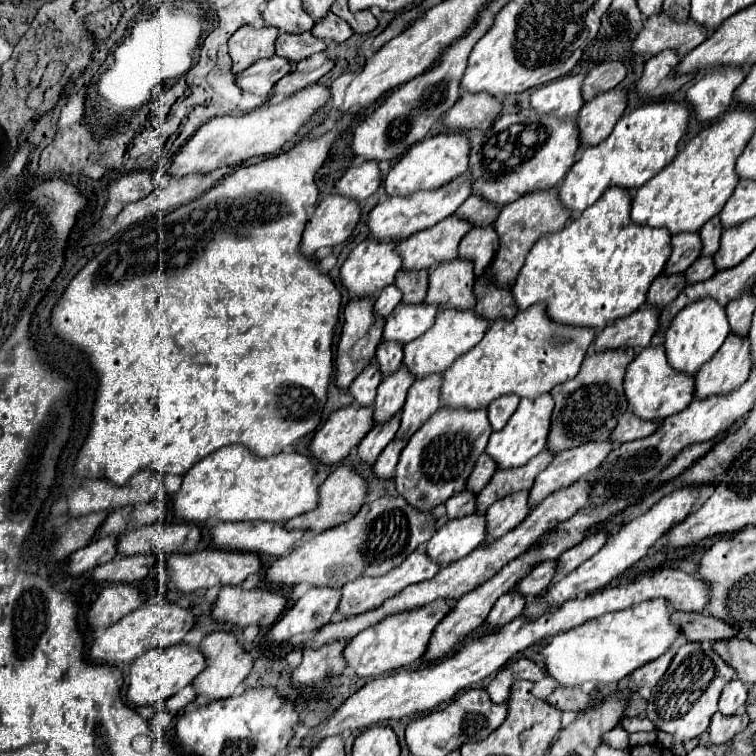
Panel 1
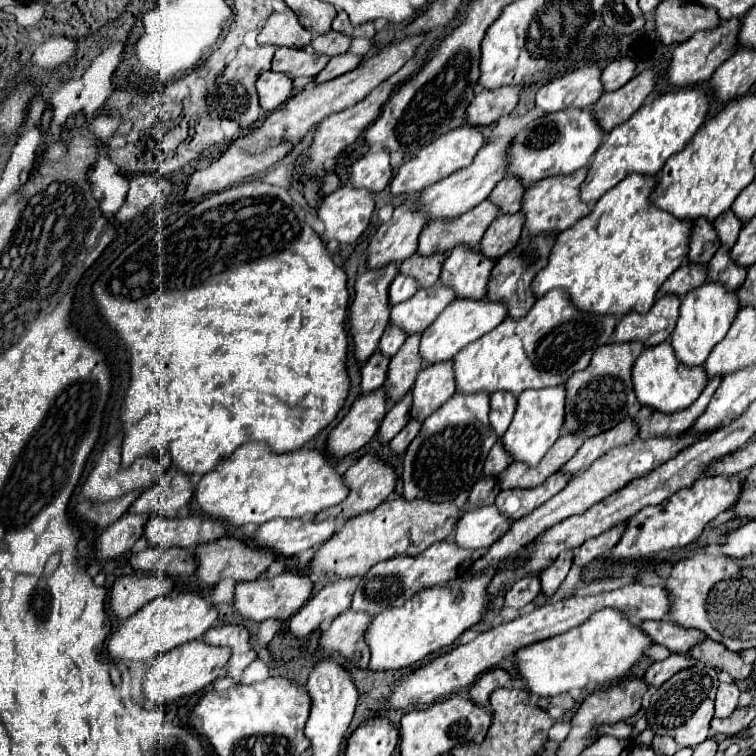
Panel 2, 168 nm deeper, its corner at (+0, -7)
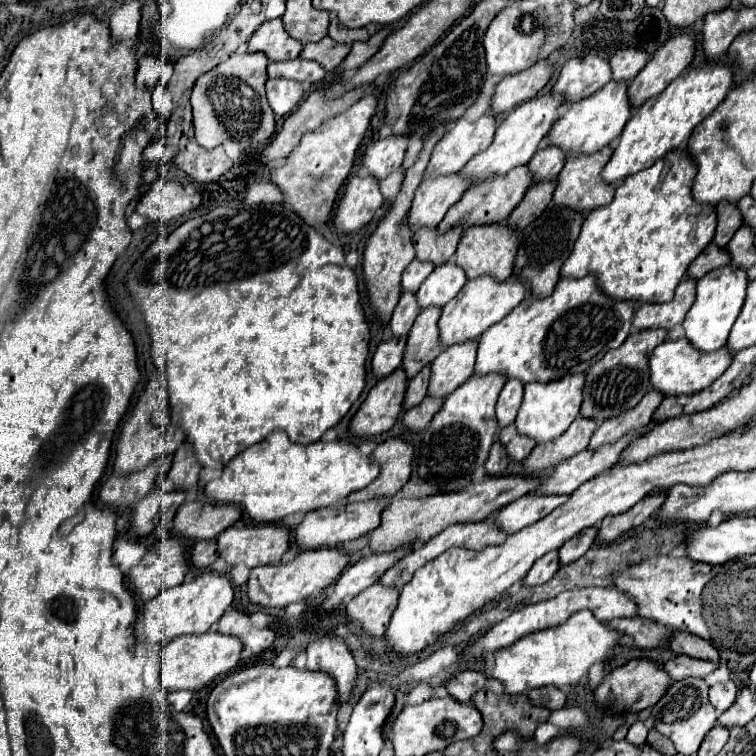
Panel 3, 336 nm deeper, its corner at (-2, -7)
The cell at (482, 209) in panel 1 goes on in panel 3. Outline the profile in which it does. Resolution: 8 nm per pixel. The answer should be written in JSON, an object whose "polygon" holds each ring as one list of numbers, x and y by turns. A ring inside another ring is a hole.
{"polygon":[[542,148,538,150,532,160,526,164,528,172,532,174,534,184,542,180,554,180,556,174,564,166,564,154,560,154,556,148]]}

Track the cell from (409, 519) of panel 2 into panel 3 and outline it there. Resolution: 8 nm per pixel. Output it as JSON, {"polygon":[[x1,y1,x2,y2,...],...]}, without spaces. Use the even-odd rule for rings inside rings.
{"polygon":[[500,476,500,478,486,478,480,484,470,484,464,490,450,492,450,494,434,494,424,498,394,498,390,504,382,510,380,526,368,532,364,538,368,538,368,548,374,554,386,552,386,550,400,550,408,546,410,550,420,548,424,542,432,540,436,534,440,534,444,528,460,522,480,522,492,512,496,512,500,506,506,506,508,502,536,490,538,478,524,478,524,476]]}

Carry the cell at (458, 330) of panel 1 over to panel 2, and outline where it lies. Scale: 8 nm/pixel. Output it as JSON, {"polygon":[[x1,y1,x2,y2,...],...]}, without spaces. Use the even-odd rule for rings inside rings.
{"polygon":[[456,298,446,310,442,310,442,314,436,318,436,322,430,324,422,332,420,354,426,364,452,360,464,346,482,338,486,332,494,330,506,316,508,316,508,310,506,310,506,304,502,304,502,302,490,302,486,298,482,298,482,300]]}

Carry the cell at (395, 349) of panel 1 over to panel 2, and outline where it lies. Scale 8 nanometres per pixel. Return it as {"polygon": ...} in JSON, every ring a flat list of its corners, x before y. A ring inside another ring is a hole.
{"polygon":[[388,326,382,340,380,340,380,352,386,356,394,356,400,346,404,344,406,334,402,334,402,330,398,330,398,326]]}

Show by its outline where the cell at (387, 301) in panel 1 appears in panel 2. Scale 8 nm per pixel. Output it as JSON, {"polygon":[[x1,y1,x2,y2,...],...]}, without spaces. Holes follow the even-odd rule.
{"polygon":[[398,274,398,276,394,278,394,282,390,284,390,304,398,304,398,302,408,300,410,296,416,294,416,290,418,290,416,278]]}

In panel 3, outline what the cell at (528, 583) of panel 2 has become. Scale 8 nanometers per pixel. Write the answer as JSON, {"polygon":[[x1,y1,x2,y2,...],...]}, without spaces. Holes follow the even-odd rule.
{"polygon":[[558,550,556,552,548,552,542,558,538,558,534,562,534,566,530,568,530,572,526,574,522,586,526,586,526,588,540,586,540,584,548,582,556,574,556,570,558,570]]}

